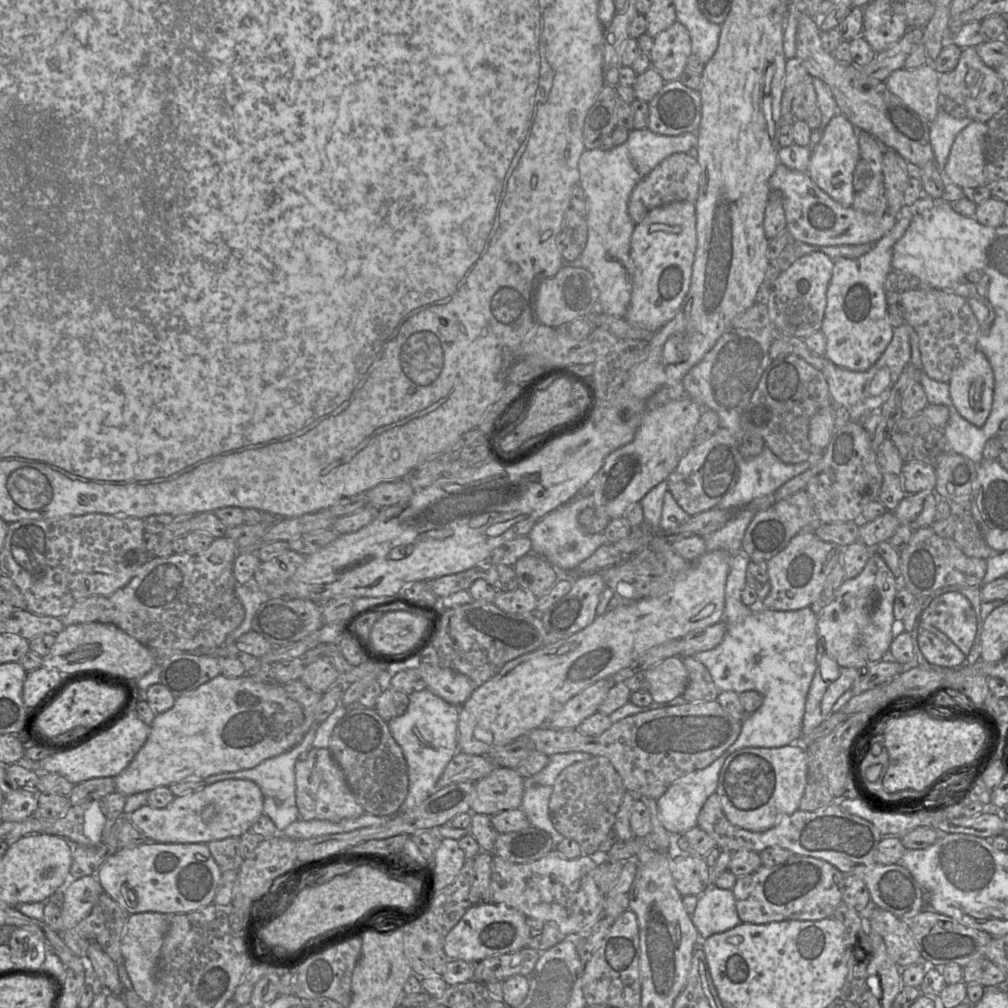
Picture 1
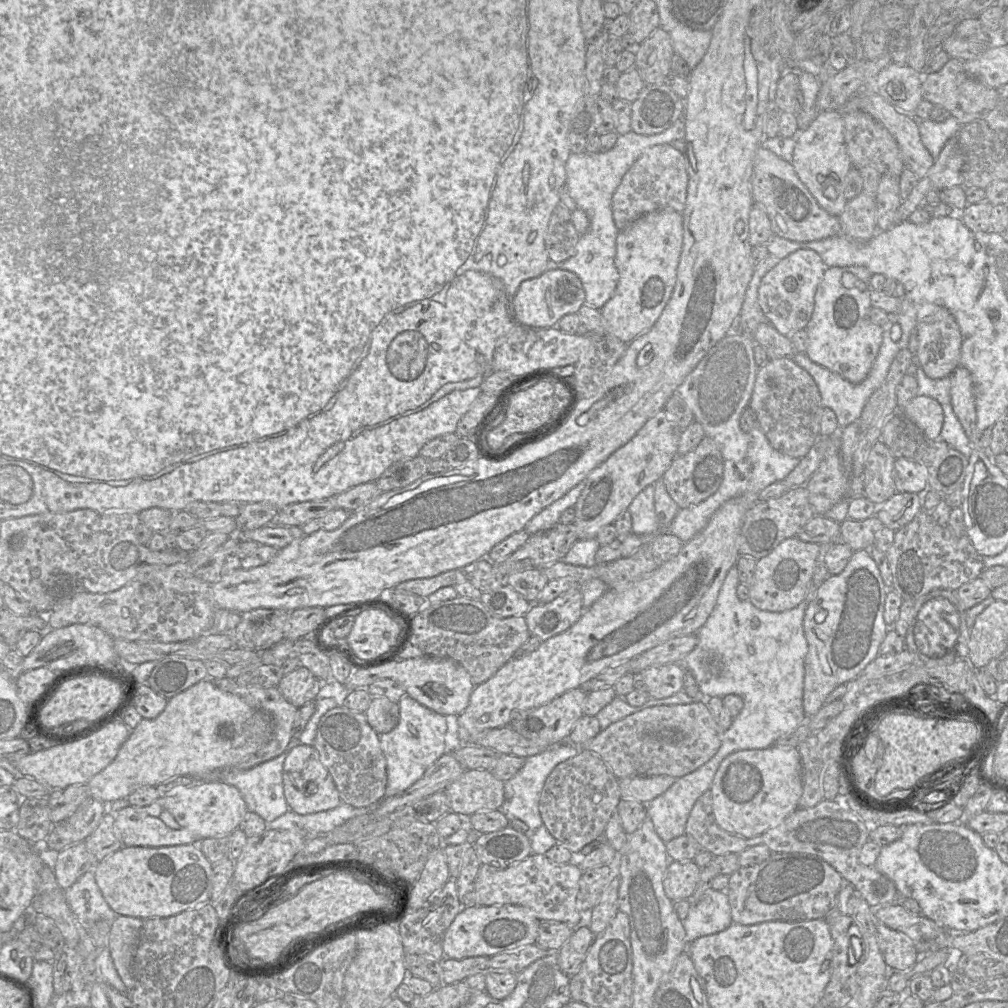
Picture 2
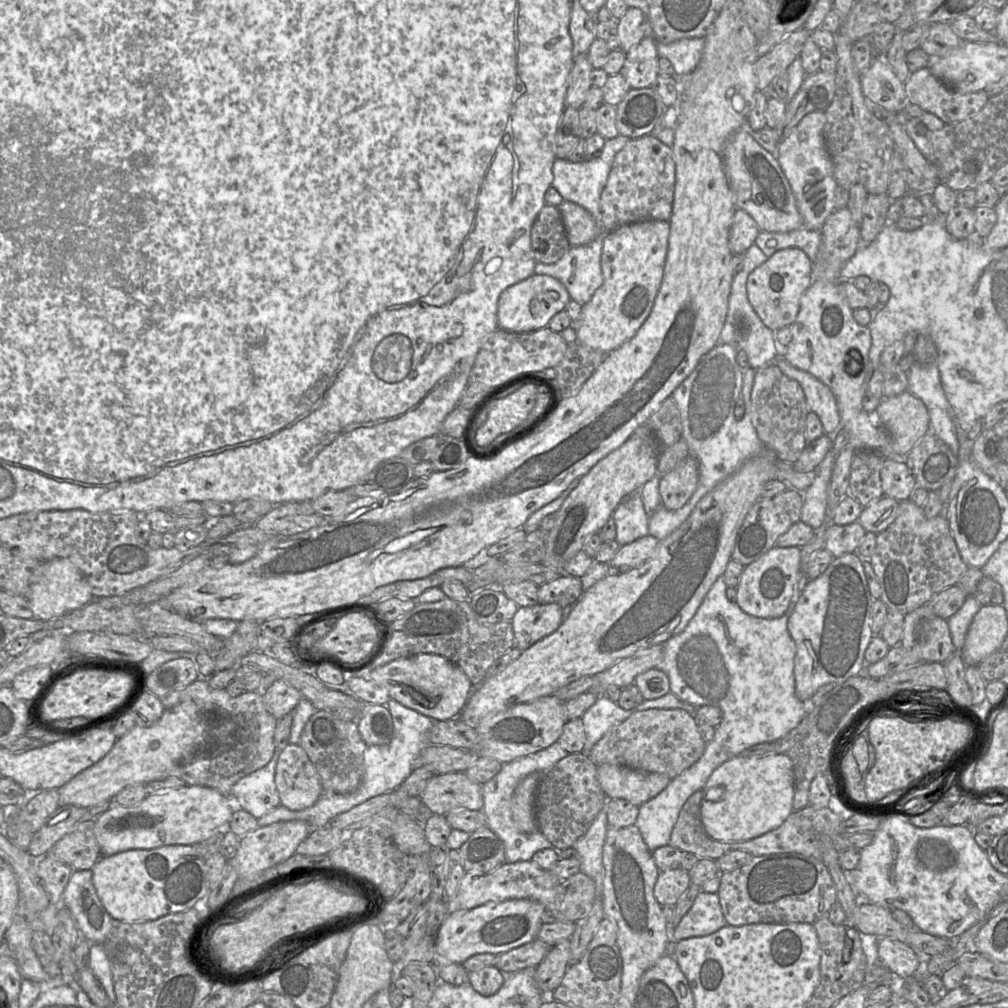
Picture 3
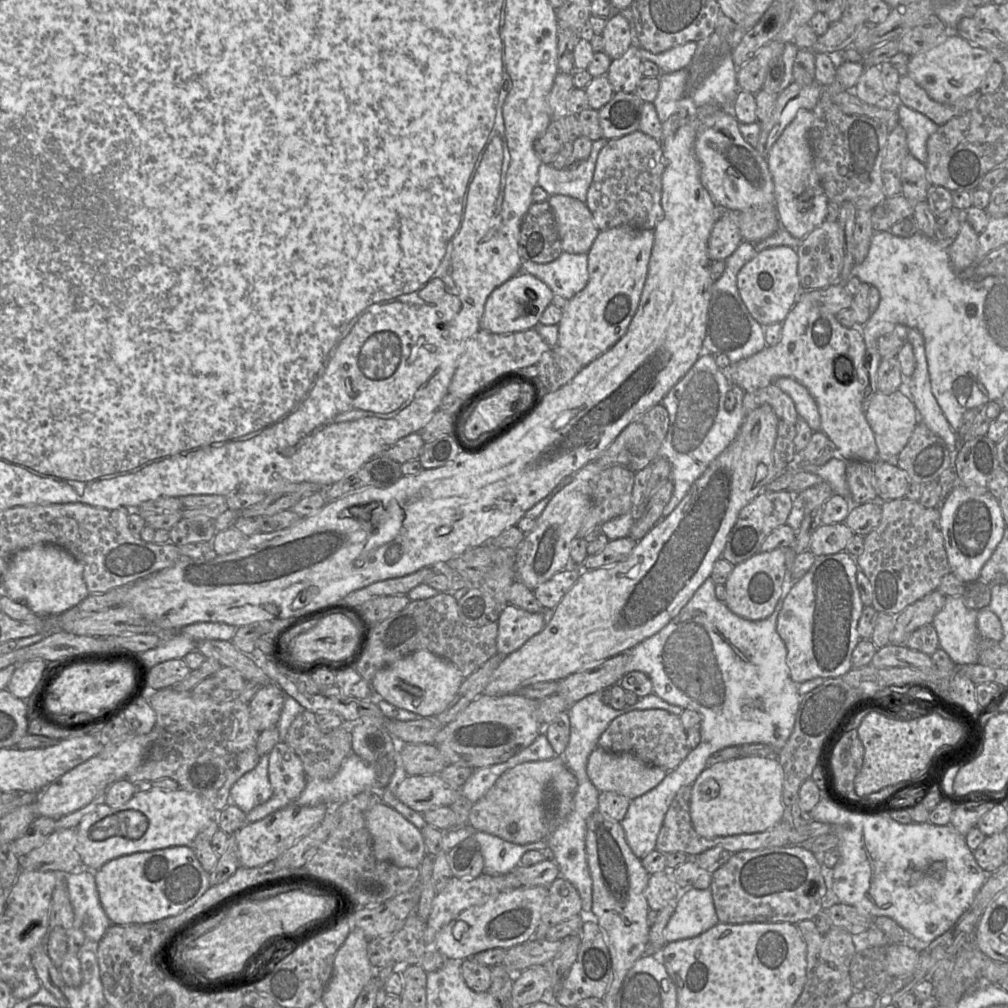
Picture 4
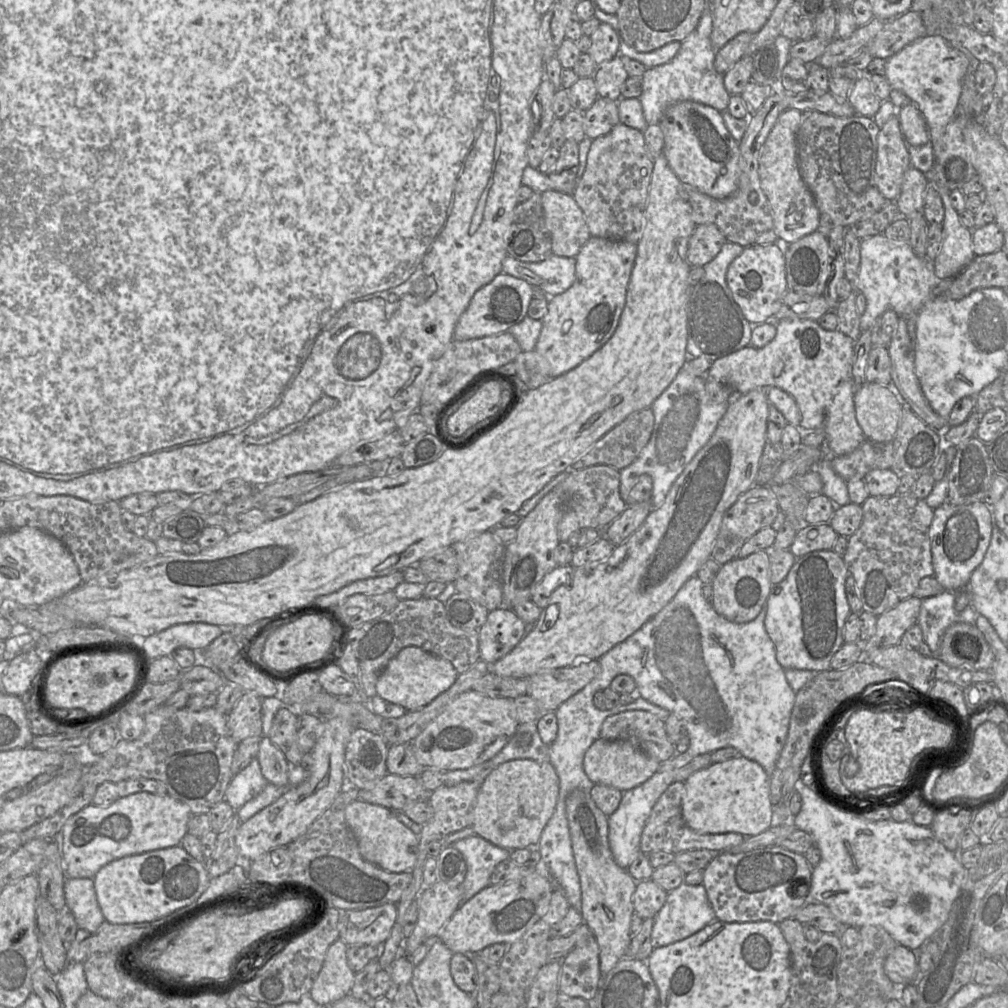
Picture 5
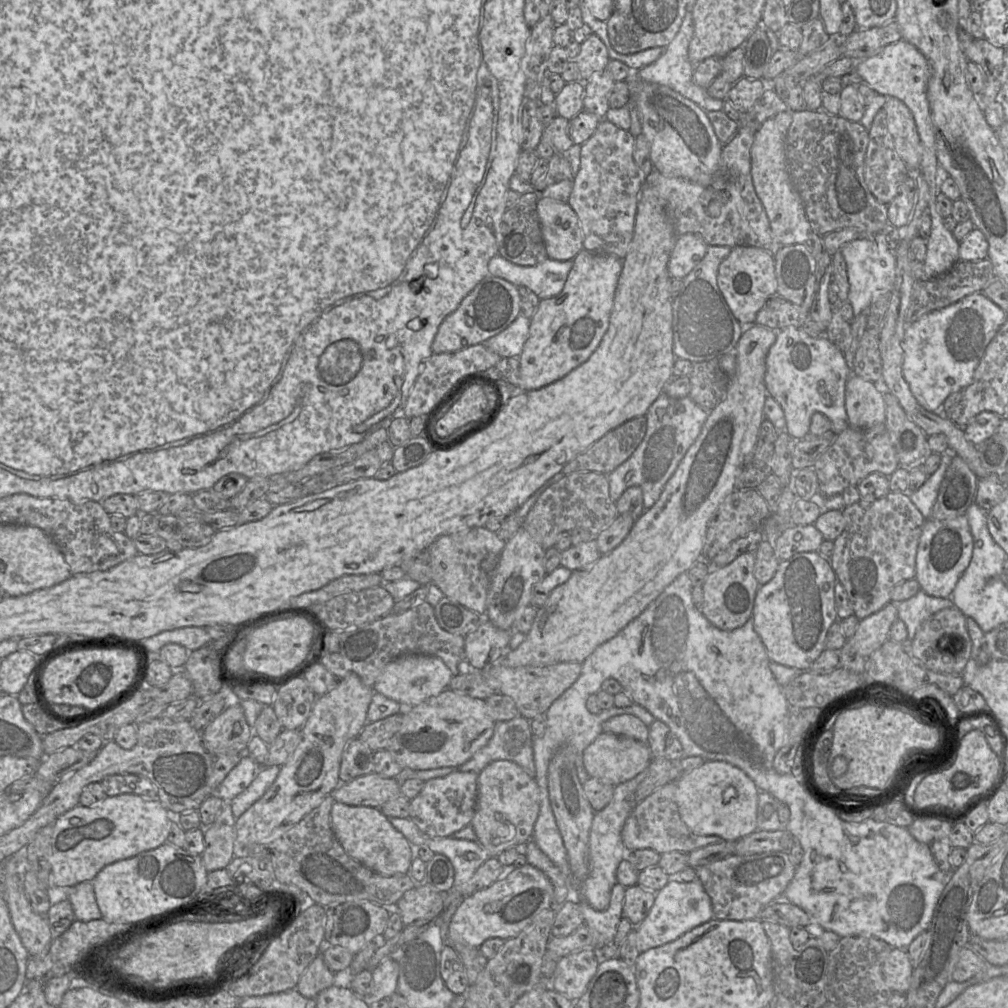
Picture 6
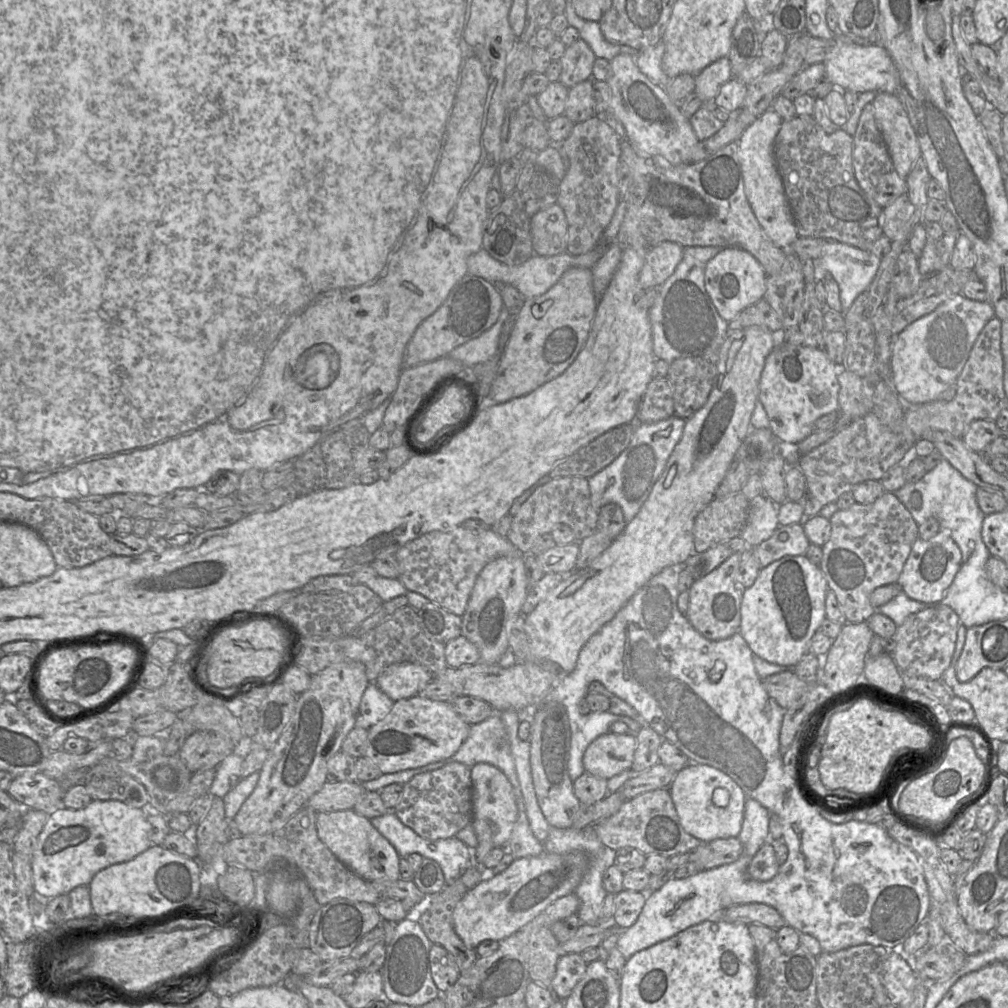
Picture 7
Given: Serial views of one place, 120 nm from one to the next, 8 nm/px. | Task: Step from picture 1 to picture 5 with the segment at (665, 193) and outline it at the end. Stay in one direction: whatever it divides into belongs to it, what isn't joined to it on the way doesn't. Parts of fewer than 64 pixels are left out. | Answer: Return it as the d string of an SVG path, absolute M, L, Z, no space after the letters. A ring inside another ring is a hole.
M619 123L606 135L593 139L585 171L572 196L583 211L591 236L637 243L642 237L645 223L645 208L654 168L643 132Z

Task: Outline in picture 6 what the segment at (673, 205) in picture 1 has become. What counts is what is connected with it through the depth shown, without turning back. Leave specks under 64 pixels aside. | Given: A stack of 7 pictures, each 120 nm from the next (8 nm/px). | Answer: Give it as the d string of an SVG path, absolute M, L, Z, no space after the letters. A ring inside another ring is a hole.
M582 249L573 259L562 291L550 298L540 299L538 309L530 319L529 336L519 356L518 390L535 390L551 384L584 363L599 346L608 330L614 296L622 271L622 259L609 254Z

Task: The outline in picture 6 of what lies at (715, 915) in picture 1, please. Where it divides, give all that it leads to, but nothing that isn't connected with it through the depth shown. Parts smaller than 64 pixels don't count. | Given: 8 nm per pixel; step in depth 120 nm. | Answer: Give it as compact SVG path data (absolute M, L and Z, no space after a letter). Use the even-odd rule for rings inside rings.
M699 879L692 882L668 882L656 892L655 902L646 918L635 926L640 953L677 940L685 933L714 919L712 901Z

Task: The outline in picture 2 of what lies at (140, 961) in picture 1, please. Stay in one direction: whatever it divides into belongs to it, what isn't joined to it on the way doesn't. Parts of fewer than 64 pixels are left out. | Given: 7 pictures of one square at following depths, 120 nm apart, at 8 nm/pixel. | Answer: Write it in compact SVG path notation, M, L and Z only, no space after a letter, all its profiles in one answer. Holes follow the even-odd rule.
M118 916L111 925L108 950L114 967L127 990L134 988L131 962L137 947L143 920L129 916Z

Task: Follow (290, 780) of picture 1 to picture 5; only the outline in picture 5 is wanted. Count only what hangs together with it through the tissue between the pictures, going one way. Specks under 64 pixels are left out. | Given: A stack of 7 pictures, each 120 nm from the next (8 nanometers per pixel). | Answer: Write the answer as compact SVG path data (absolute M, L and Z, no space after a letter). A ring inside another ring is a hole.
M257 758L234 775L225 792L225 801L236 811L256 797L267 785Z

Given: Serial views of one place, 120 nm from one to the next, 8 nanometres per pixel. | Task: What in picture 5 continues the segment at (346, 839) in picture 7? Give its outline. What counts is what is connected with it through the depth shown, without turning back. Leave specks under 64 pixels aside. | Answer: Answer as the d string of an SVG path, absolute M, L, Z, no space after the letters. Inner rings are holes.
M355 800L346 807L345 819L365 860L389 872L412 872L417 858L419 836L400 822L394 812L380 805Z

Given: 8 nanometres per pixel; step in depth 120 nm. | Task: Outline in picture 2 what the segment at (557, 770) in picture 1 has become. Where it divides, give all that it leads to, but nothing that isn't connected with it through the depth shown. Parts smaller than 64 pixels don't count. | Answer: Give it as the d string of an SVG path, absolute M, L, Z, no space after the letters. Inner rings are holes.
M571 743L549 746L541 753L526 757L523 767L512 778L504 781L504 801L498 810L506 816L510 827L530 839L533 854L544 854L558 843L545 827L539 811L539 799L545 781L556 765L576 756L581 750Z

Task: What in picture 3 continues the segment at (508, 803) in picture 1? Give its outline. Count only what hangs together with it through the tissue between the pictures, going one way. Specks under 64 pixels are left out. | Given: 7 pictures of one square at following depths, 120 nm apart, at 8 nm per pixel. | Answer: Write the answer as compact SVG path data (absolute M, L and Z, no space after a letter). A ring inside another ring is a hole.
M465 772L434 775L419 799L431 814L443 816L458 810L481 810L484 805L482 784L472 781Z

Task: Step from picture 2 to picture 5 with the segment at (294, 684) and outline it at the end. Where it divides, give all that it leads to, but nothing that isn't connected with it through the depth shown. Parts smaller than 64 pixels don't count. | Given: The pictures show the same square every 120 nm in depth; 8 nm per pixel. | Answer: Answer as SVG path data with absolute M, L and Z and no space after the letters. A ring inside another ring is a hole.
M247 691L227 714L230 736L236 743L259 736L262 737L262 701L263 697L253 691Z

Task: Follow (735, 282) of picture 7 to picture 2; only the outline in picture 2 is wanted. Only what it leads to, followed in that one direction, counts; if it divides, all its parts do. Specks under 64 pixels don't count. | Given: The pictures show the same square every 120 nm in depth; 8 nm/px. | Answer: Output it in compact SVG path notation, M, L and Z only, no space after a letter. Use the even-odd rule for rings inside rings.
M800 249L780 259L761 280L758 301L767 321L781 334L806 328L814 310L814 296L821 283L826 265L811 249Z

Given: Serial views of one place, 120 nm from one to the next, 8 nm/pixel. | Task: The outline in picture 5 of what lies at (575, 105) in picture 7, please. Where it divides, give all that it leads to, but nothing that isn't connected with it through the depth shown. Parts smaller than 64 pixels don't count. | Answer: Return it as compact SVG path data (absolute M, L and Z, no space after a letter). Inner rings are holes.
M619 55L598 66L592 77L595 80L599 98L613 101L622 99L621 88L629 77L622 56Z

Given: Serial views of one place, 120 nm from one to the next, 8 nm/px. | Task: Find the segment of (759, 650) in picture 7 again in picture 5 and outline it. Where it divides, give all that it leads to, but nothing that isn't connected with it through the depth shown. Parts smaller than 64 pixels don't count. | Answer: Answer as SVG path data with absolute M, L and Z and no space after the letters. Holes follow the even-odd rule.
M820 550L796 557L785 579L772 587L764 625L784 669L830 669L832 657L845 643L844 625L852 613L845 592L849 575L841 556L832 550Z

